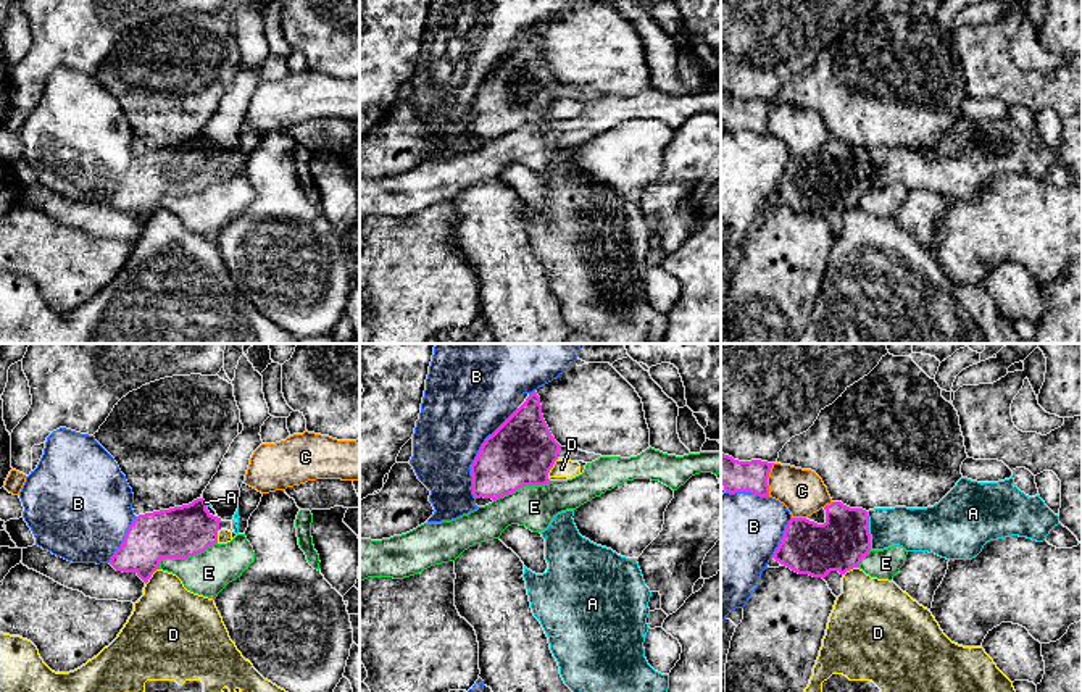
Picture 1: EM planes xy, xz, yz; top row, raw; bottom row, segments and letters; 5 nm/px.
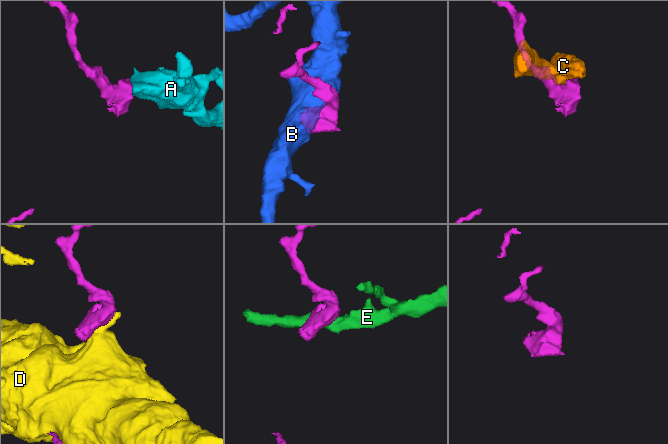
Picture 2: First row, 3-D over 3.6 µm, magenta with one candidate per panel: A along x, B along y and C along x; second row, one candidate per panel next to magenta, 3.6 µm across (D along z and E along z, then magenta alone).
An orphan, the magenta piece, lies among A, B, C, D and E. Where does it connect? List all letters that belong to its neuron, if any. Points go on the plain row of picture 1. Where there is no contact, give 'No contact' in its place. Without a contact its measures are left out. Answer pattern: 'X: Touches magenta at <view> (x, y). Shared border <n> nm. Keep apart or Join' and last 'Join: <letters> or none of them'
A: Touches magenta at yz (868, 170). Shared border 190 nm. Join
B: Touches magenta at xz (478, 92). Shared border 500 nm. Keep apart
C: Touches magenta at yz (766, 118). Shared border 170 nm. Keep apart
D: Touches magenta at xy (150, 215). Shared border 110 nm. Keep apart
E: Touches magenta at xy (184, 195). Shared border 320 nm. Keep apart
Join: A

